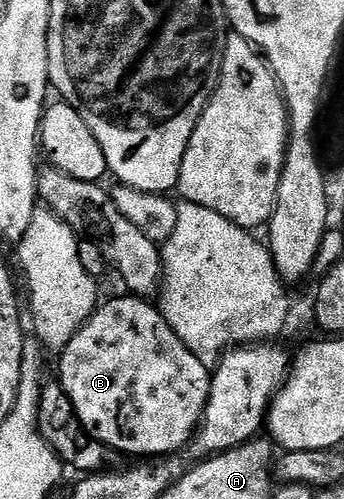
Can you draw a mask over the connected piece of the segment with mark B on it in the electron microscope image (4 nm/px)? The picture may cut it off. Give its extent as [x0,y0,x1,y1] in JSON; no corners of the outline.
[57,296,211,454]

